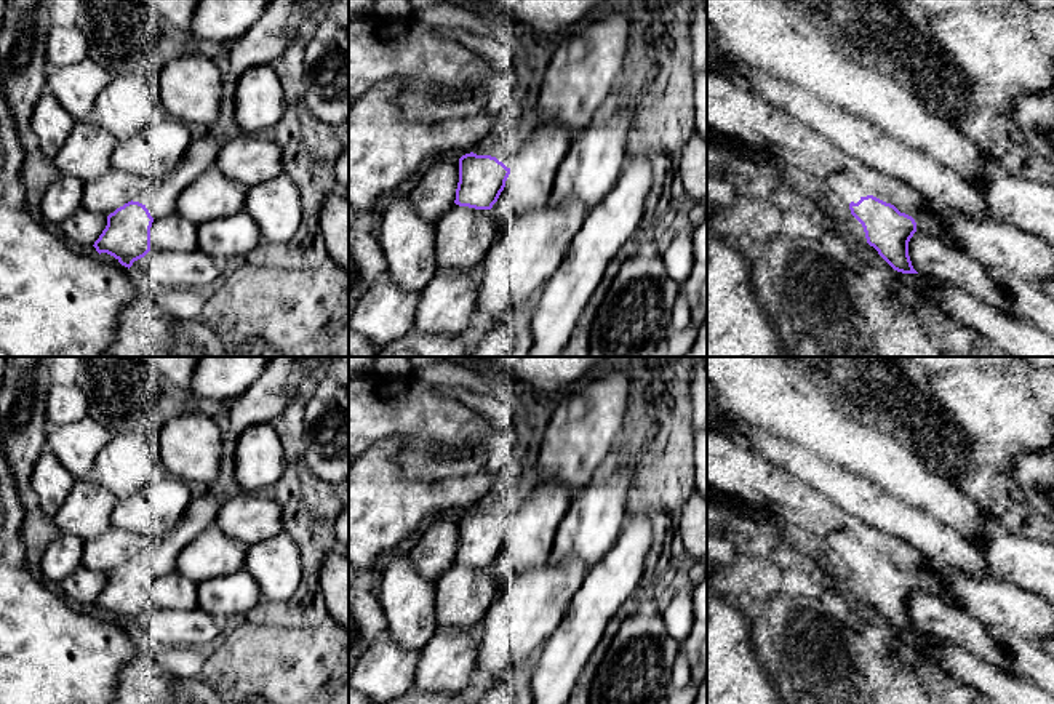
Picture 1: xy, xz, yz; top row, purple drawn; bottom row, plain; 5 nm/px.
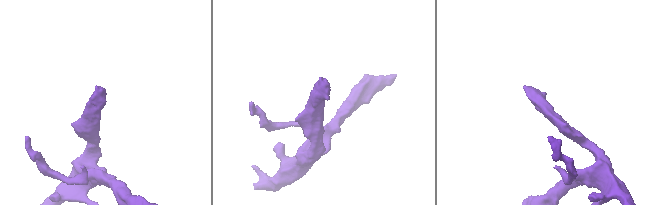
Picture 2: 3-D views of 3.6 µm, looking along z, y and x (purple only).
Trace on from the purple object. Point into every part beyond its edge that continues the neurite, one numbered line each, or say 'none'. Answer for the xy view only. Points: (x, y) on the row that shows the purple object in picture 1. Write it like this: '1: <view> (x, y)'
1: xy (162, 194)

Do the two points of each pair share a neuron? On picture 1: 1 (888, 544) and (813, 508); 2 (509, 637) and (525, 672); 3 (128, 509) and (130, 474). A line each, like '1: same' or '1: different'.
1: same
2: different
3: different

